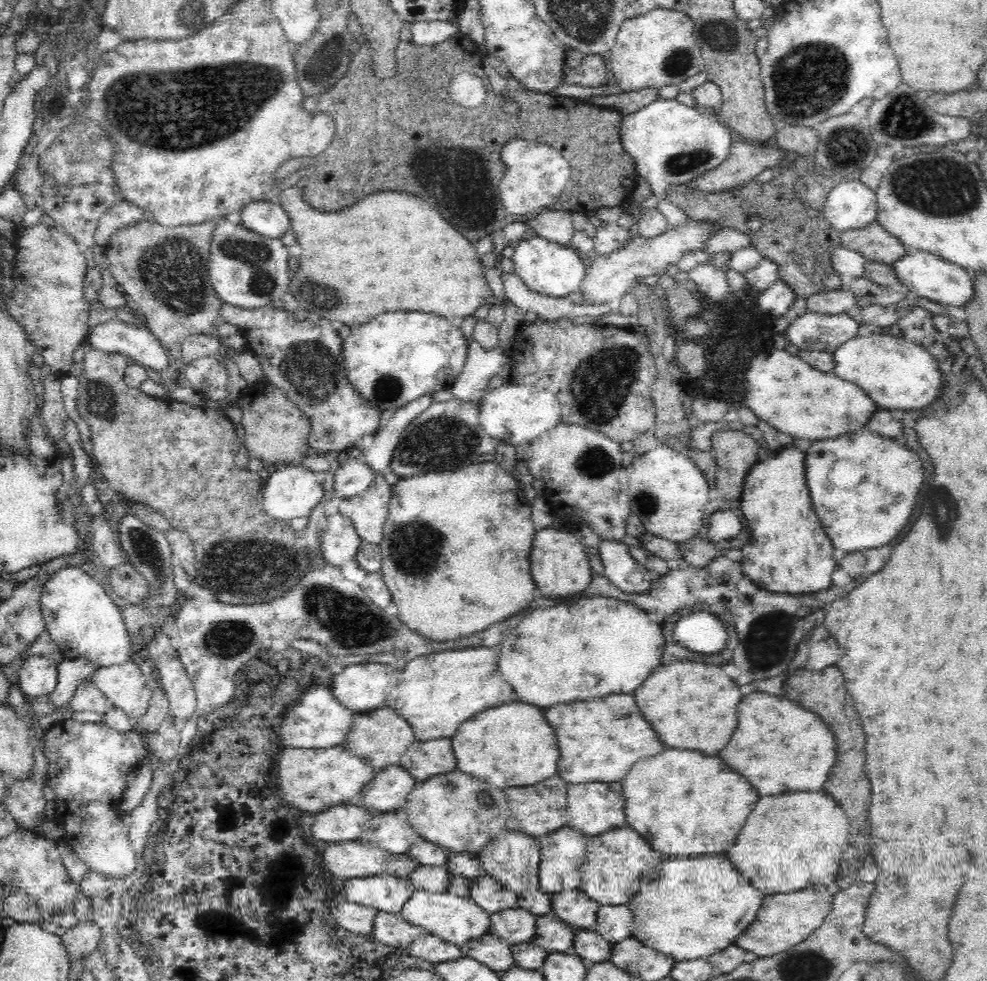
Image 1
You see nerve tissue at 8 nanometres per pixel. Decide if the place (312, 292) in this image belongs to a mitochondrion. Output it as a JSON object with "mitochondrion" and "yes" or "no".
{"mitochondrion":"yes"}

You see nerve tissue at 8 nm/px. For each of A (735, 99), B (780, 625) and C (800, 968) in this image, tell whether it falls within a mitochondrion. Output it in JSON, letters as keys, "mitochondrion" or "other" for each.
{"A":"other","B":"mitochondrion","C":"mitochondrion"}

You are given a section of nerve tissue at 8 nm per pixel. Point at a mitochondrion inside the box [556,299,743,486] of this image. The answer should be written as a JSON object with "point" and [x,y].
{"point":[598,388]}

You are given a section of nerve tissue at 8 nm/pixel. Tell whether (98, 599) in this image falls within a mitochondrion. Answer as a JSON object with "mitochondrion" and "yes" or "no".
{"mitochondrion":"no"}

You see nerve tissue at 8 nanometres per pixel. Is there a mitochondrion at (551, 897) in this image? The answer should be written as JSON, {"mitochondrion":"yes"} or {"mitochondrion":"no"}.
{"mitochondrion":"no"}

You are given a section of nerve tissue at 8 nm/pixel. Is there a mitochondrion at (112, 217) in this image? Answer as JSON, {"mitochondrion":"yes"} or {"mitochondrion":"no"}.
{"mitochondrion":"no"}

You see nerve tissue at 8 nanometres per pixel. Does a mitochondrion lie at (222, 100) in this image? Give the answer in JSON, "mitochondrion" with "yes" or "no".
{"mitochondrion":"yes"}

